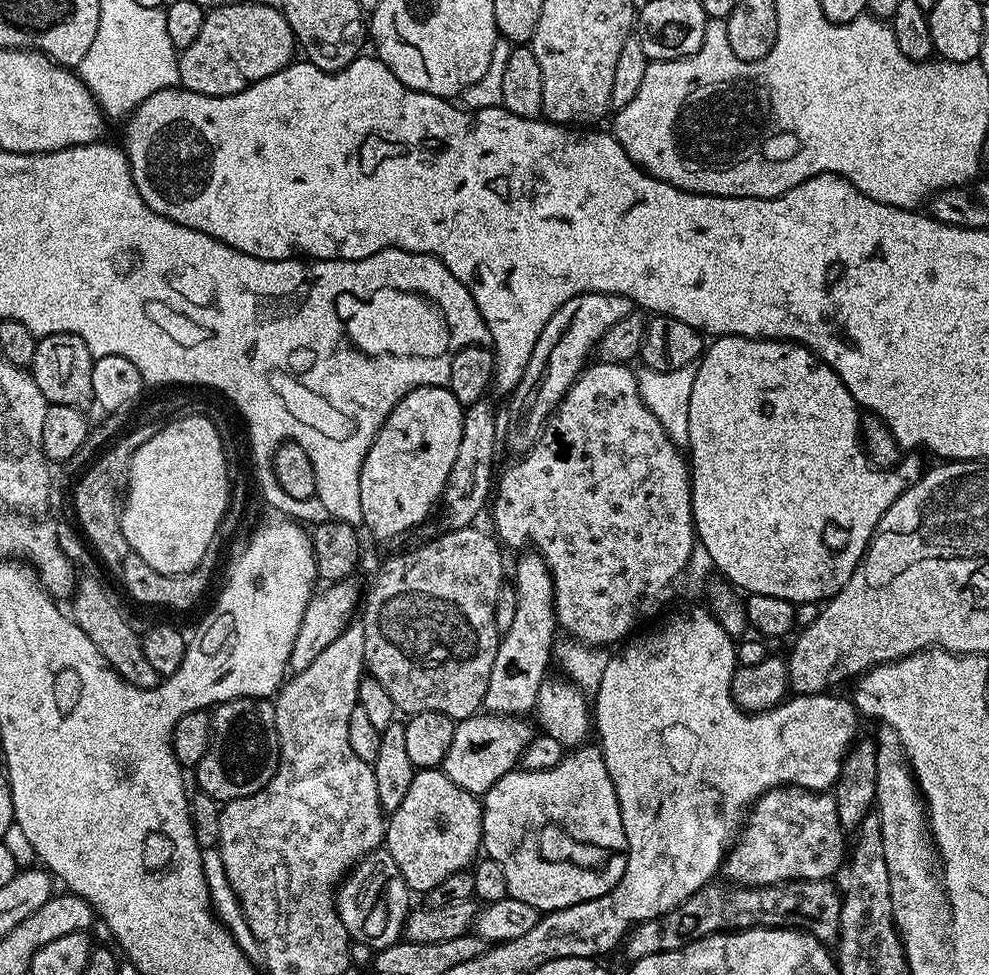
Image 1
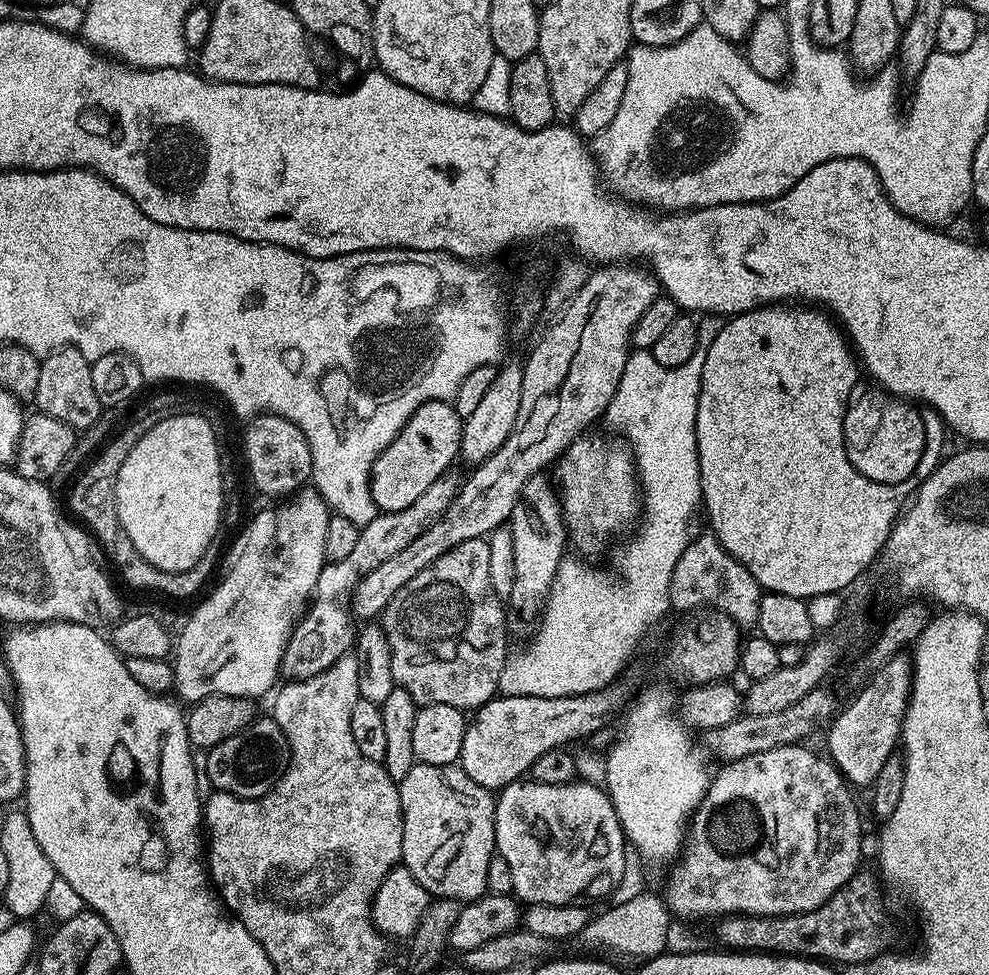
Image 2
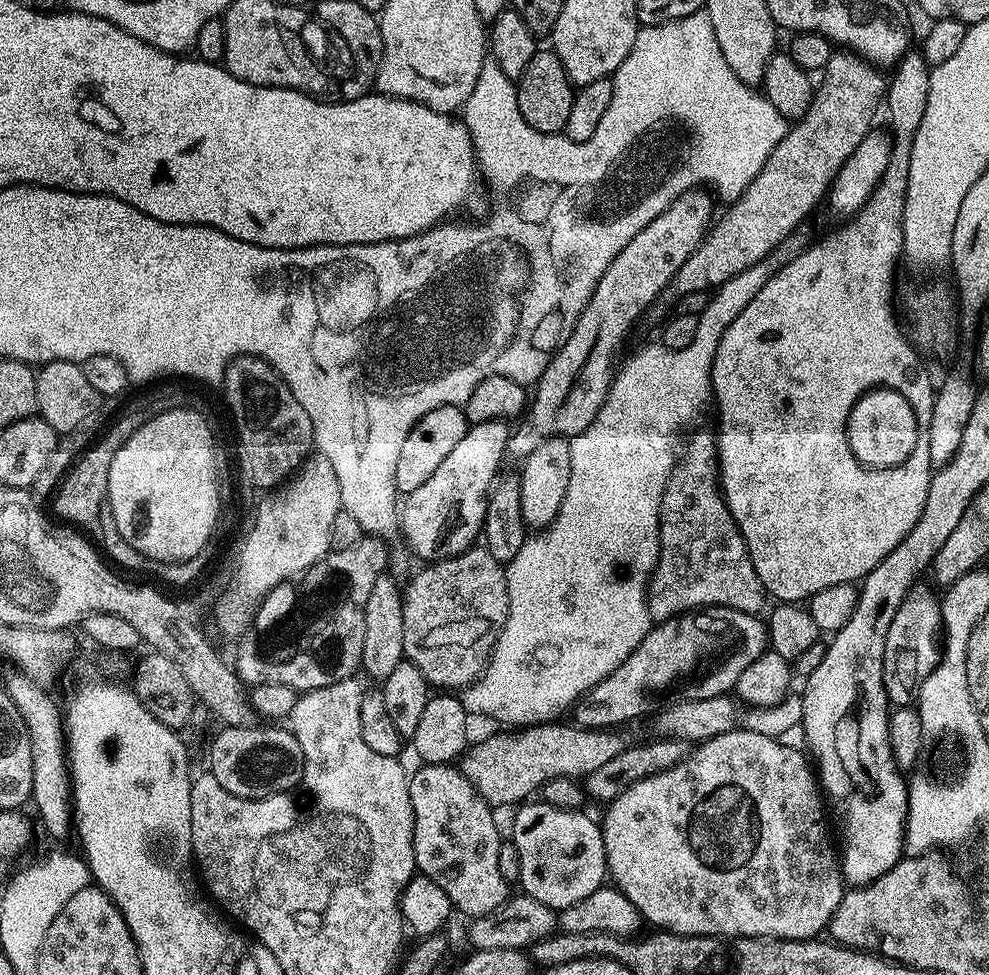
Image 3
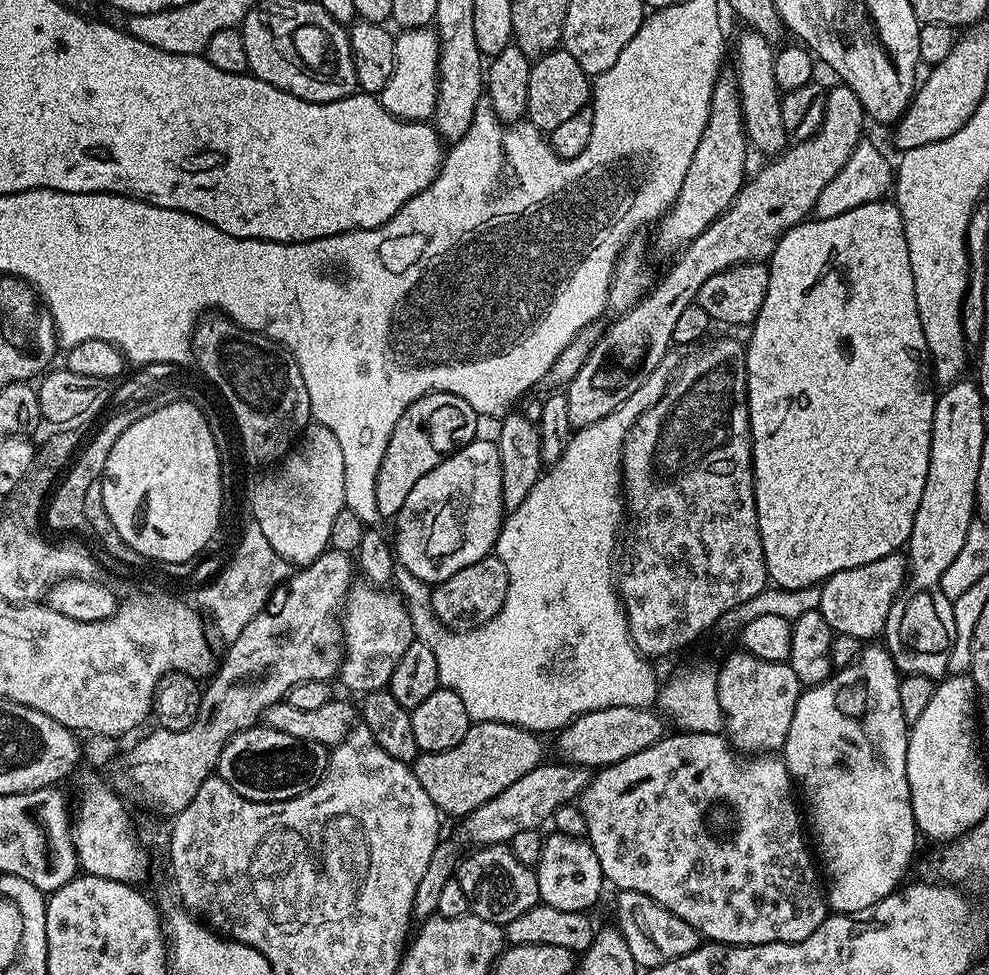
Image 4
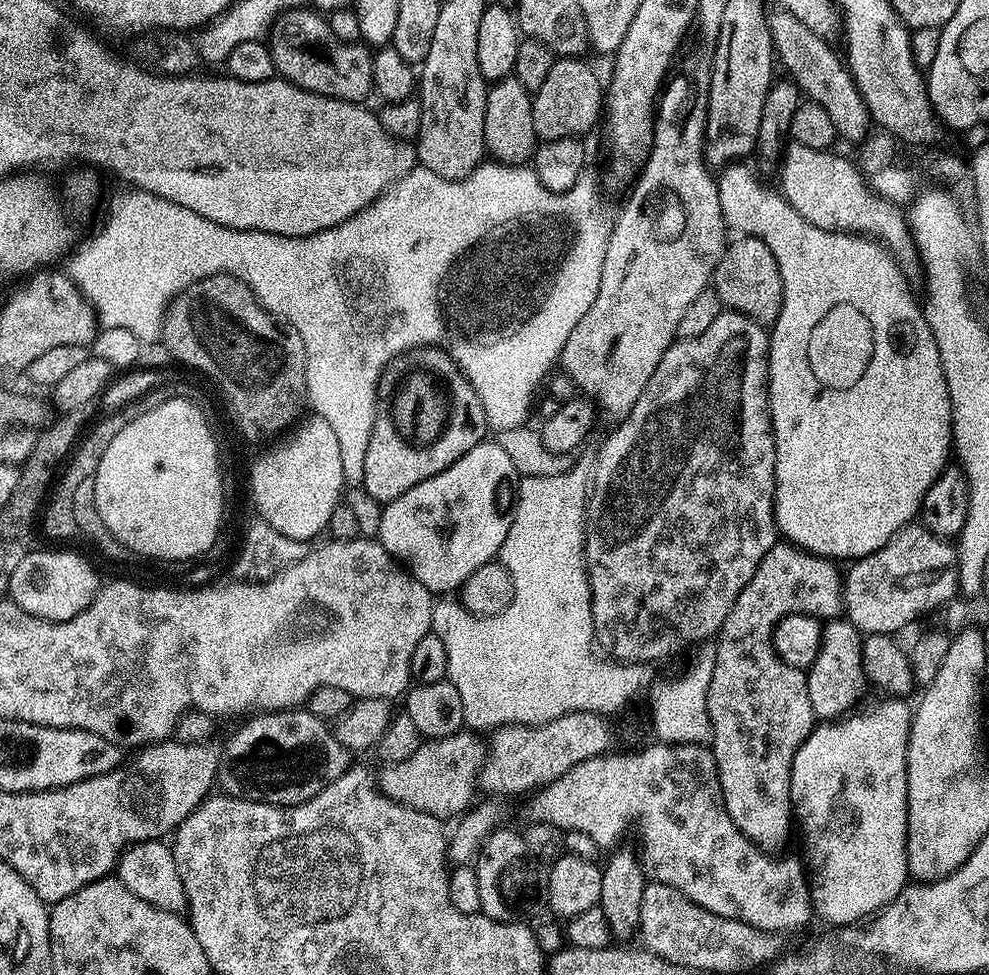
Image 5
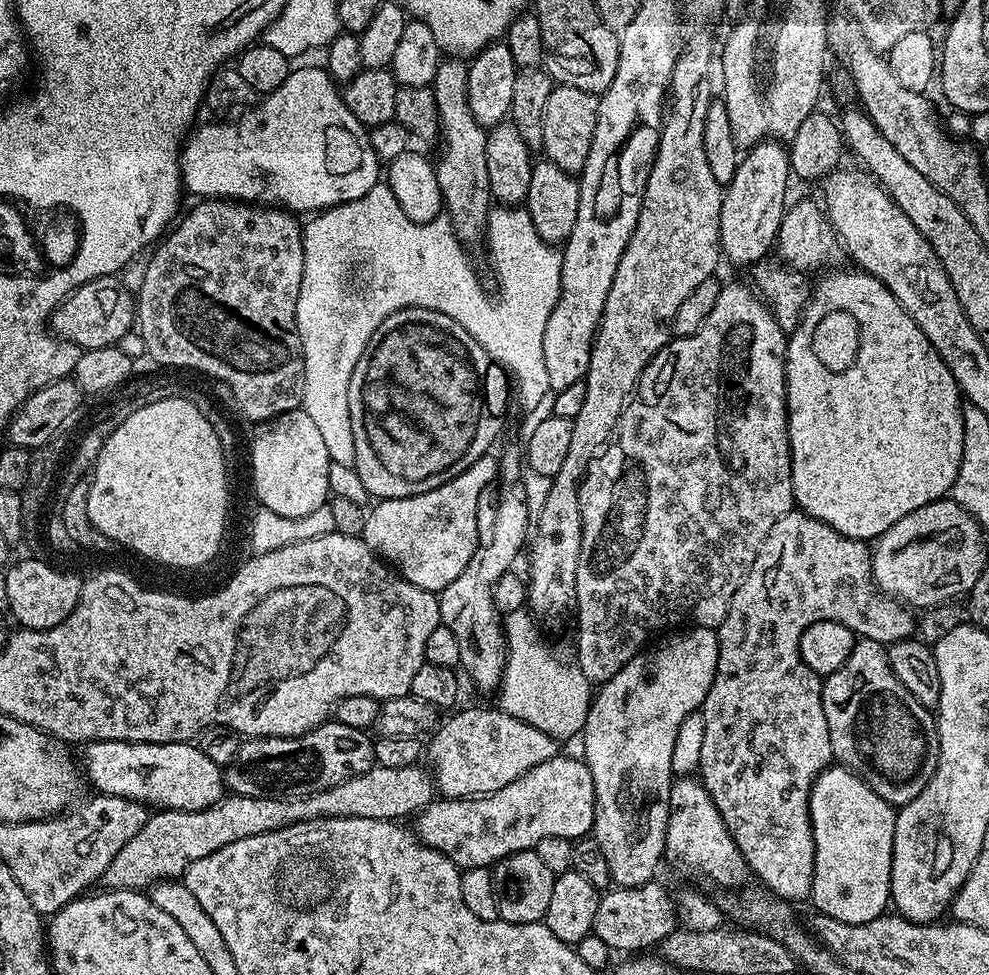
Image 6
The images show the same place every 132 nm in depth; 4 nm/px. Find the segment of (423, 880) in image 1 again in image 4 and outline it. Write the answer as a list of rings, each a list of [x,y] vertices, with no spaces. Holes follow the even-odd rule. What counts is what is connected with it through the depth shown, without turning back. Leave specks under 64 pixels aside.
[[[492,844],[488,847],[477,847],[468,853],[468,857],[465,855],[459,861],[454,879],[466,893],[471,915],[503,926],[518,918],[518,914],[526,914],[526,910],[541,903],[535,871],[522,866],[522,862],[514,858],[511,847]]]

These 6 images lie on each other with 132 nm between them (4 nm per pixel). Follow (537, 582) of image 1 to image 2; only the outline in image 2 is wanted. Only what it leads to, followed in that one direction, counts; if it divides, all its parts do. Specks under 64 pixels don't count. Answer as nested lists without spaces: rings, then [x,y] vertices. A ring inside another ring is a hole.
[[[547,475],[531,476],[522,486],[520,501],[514,506],[510,527],[514,534],[514,590],[510,601],[512,607],[522,619],[528,620],[541,611],[542,605],[548,595],[550,586],[556,577],[556,571],[561,562],[566,559],[564,547],[569,547],[568,528],[564,525],[564,511],[560,505],[559,491],[551,479],[547,480]]]

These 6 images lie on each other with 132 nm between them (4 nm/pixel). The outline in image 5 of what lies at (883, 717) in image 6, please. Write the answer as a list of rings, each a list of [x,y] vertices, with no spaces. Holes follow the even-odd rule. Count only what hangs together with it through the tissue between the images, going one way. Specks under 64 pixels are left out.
[[[832,618],[822,627],[820,649],[806,670],[810,706],[821,721],[851,713],[861,703],[866,681],[862,670],[862,633],[847,618]]]

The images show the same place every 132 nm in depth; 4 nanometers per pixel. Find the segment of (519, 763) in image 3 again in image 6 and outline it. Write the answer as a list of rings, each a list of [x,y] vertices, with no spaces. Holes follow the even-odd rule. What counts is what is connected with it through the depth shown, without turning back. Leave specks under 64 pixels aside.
[[[374,766],[366,770],[366,774],[358,774],[330,790],[322,790],[318,794],[309,796],[295,796],[289,800],[278,798],[250,798],[249,796],[225,795],[219,804],[210,806],[206,810],[156,810],[149,815],[148,820],[126,842],[126,846],[118,852],[118,858],[104,871],[102,884],[108,890],[148,890],[152,885],[162,880],[175,880],[183,877],[184,872],[198,858],[206,858],[222,846],[230,846],[230,842],[242,842],[242,838],[254,838],[254,834],[270,834],[270,830],[285,828],[288,824],[297,824],[307,820],[321,820],[322,818],[378,818],[379,820],[403,821],[403,816],[415,817],[422,809],[428,807],[437,799],[438,789],[435,779],[427,767],[414,766]]]

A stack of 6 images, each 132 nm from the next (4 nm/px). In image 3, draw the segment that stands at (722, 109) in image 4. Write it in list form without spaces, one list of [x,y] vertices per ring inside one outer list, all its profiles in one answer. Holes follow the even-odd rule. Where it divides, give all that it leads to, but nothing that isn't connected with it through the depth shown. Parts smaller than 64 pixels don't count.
[[[704,190],[684,192],[662,214],[658,214],[650,226],[638,230],[638,234],[626,242],[618,258],[610,262],[590,302],[582,310],[570,338],[566,338],[557,348],[552,361],[536,381],[530,403],[522,419],[515,425],[517,428],[509,435],[509,457],[529,456],[550,438],[580,436],[597,423],[608,391],[612,389],[614,373],[618,368],[616,359],[632,327],[639,322],[640,315],[663,294],[664,288],[666,292],[682,262],[690,258],[713,223],[711,199],[713,197]]]

